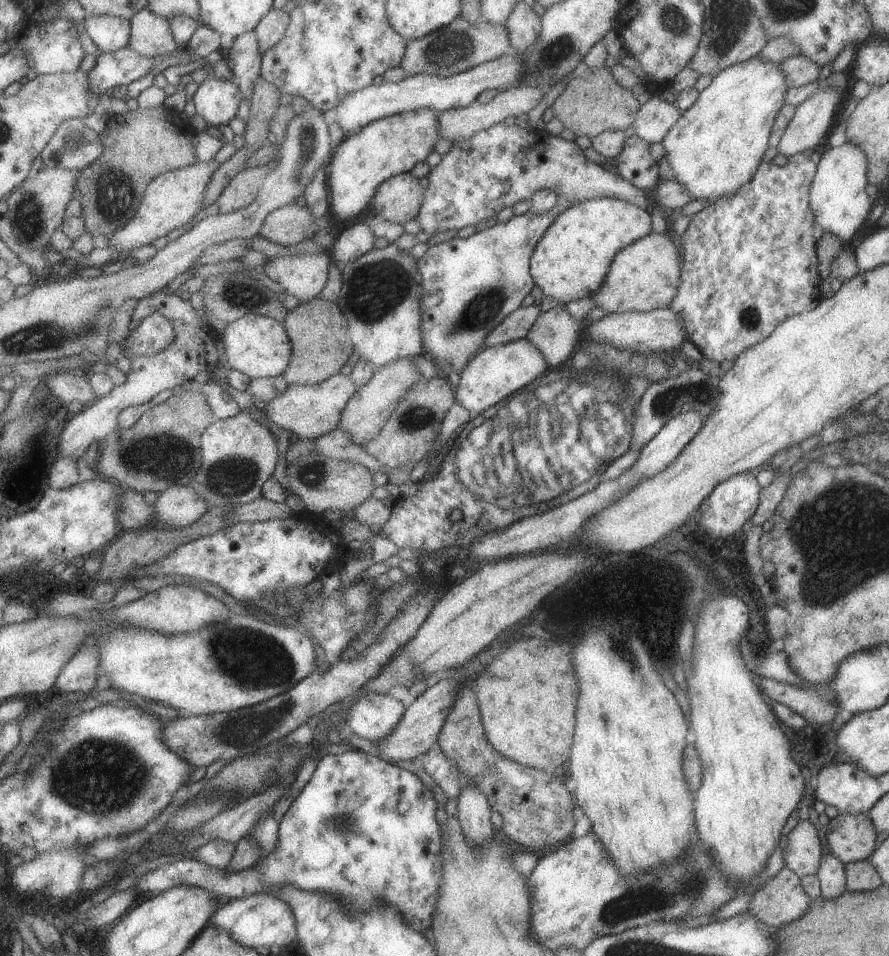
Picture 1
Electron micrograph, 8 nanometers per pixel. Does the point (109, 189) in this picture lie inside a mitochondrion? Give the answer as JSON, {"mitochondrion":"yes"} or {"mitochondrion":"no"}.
{"mitochondrion":"yes"}

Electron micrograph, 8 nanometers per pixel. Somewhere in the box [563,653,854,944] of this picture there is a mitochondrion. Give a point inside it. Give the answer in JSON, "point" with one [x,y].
{"point":[637,902]}

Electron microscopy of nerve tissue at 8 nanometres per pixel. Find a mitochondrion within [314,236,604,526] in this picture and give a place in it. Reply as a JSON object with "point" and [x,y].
{"point":[376,288]}

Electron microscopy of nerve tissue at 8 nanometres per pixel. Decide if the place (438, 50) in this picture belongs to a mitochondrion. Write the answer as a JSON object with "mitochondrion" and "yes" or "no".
{"mitochondrion":"yes"}

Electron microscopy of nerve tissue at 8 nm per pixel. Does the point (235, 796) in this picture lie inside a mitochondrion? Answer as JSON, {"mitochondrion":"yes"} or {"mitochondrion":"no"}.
{"mitochondrion":"no"}

